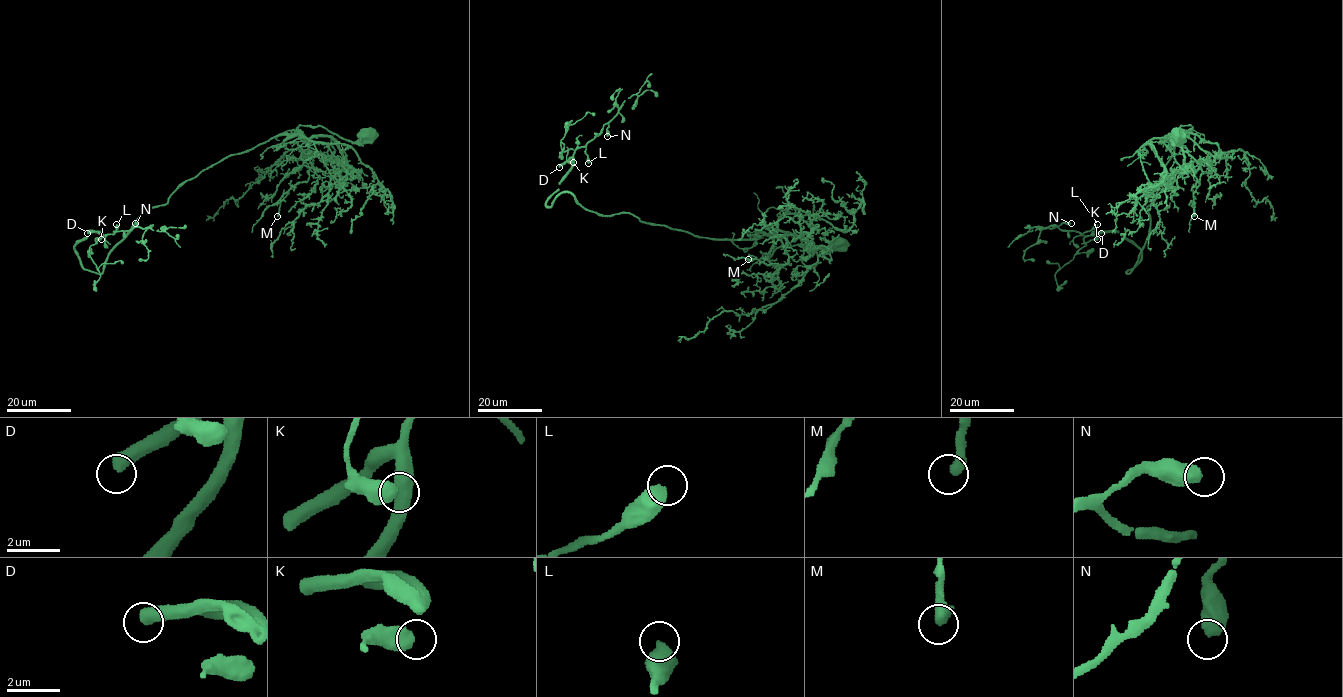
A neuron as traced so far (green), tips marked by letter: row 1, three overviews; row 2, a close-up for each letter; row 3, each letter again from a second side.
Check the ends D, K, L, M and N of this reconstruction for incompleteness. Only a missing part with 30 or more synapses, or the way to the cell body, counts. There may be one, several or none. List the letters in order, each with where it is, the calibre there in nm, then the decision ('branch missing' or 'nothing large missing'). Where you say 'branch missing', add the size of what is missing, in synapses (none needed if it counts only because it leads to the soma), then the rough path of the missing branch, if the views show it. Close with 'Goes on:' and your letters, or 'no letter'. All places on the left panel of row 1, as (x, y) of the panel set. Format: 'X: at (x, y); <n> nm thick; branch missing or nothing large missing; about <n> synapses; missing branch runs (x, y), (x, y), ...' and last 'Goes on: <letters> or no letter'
D: at (87, 233); 480 nm thick; branch missing; about 80 synapses
K: at (101, 239); 400 nm thick; nothing large missing
L: at (116, 224); 550 nm thick; nothing large missing
M: at (277, 216); 440 nm thick; nothing large missing
N: at (135, 223); 550 nm thick; nothing large missing
Goes on: D

